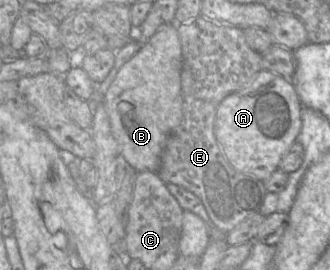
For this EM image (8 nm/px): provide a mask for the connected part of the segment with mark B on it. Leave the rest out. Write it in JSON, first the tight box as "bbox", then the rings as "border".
{"bbox":[104,24,182,173],"border":[[[163,24],[120,68],[104,95],[112,133],[127,164],[137,172],[157,173],[166,140],[182,121],[181,70],[182,47],[177,24]]]}

